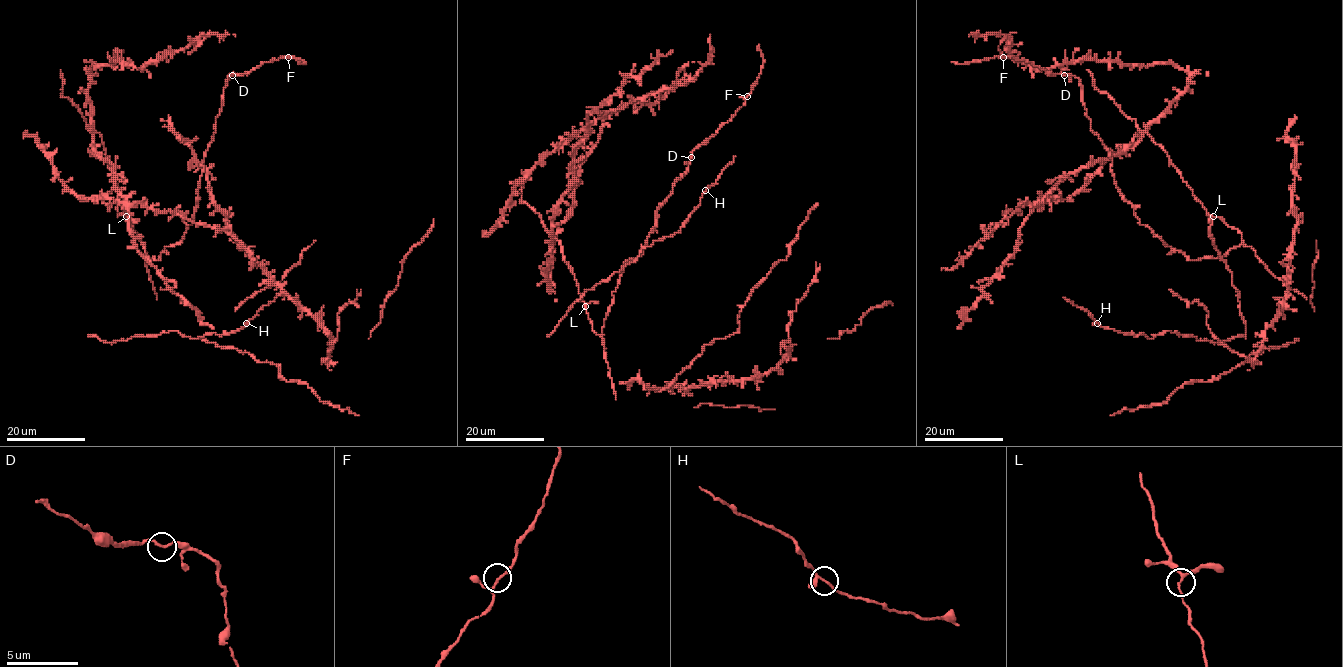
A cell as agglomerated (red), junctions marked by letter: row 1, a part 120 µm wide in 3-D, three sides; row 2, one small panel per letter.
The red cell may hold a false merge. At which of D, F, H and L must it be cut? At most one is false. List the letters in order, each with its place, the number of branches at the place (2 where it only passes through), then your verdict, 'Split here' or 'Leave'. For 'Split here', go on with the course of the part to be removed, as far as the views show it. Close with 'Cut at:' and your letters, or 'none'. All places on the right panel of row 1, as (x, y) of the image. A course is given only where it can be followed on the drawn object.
D: Place: (1064, 75). Branches: 2. Leave
F: Place: (1003, 57). Branches: 3. Leave
H: Place: (1097, 323). Branches: 3. Leave
L: Place: (1213, 216). Branches: 3. Leave
Cut at: none

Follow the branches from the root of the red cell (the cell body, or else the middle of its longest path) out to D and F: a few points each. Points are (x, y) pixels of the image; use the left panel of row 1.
D: (132, 224), (144, 253), (156, 260), (184, 238), (197, 206), (202, 162), (223, 90), (232, 75)
F: (132, 224), (144, 253), (156, 260), (184, 238), (197, 206), (202, 162), (228, 77), (288, 57)

